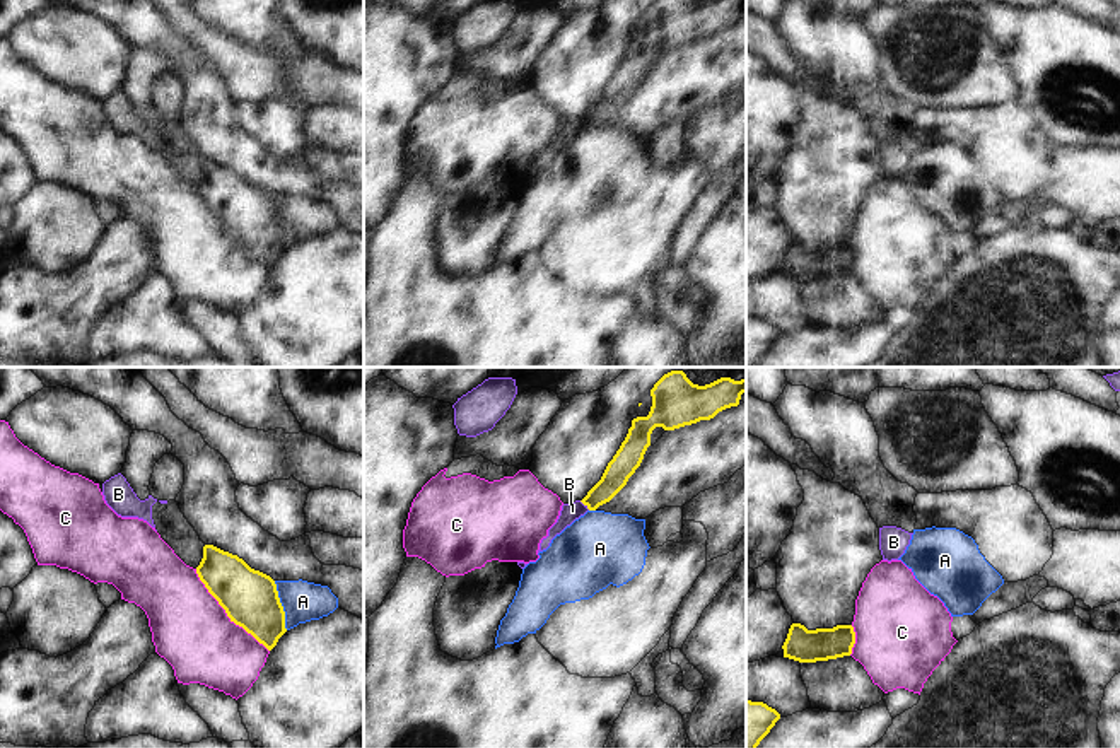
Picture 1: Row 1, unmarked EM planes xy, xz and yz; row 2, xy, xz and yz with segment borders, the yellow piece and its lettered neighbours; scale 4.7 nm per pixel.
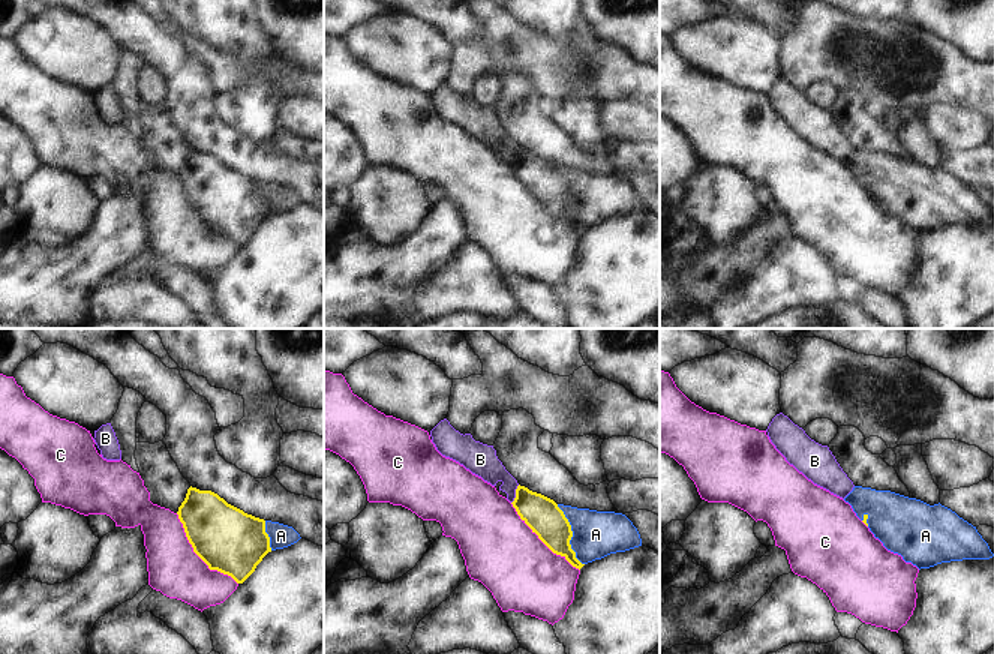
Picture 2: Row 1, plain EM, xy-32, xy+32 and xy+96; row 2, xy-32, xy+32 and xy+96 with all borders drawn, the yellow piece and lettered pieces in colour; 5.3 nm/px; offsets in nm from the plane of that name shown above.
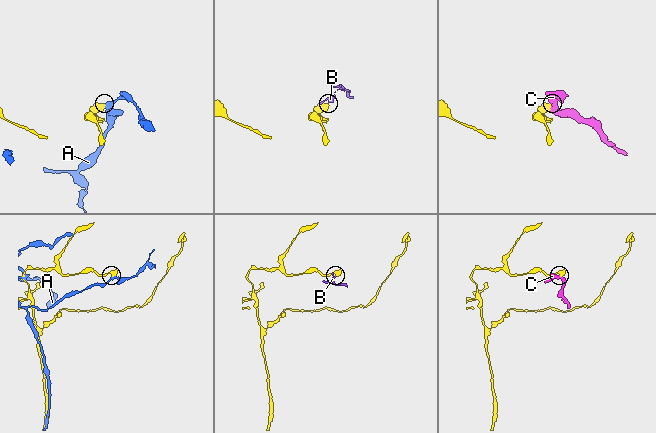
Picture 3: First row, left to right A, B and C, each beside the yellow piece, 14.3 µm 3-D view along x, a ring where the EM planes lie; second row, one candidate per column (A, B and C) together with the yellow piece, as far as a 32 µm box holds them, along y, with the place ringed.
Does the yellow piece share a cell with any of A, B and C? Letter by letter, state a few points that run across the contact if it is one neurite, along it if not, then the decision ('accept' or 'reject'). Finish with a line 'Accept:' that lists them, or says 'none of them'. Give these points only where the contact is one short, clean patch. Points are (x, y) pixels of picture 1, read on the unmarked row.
A: reject
B: xz (579, 118), (589, 127) | reject
C: reject
Accept: none of them

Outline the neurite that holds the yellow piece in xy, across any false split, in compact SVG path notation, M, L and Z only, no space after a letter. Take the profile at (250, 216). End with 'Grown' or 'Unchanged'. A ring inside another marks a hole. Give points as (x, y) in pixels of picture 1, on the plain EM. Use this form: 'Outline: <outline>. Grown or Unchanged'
Outline: M213 162L203 164L196 191L230 239L242 244L268 268L277 263L287 246L277 202L270 193Z. Unchanged

